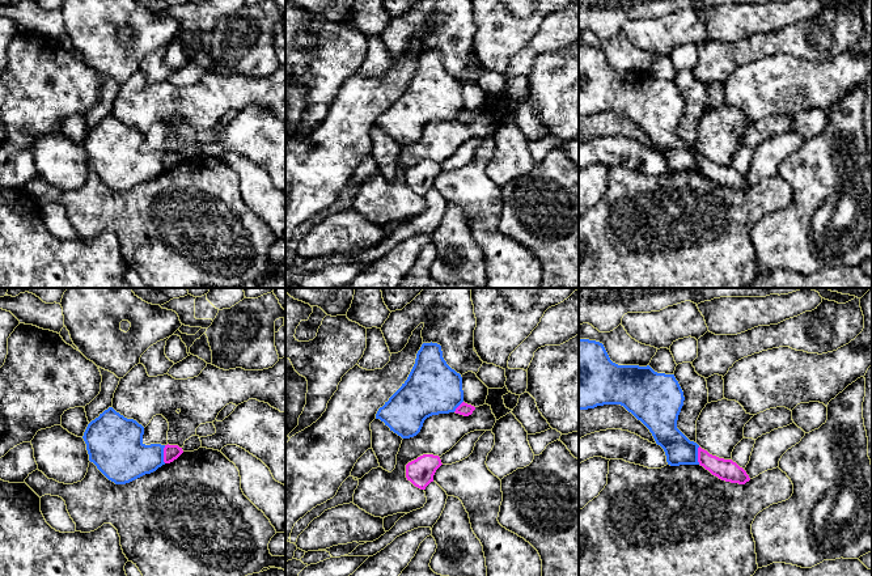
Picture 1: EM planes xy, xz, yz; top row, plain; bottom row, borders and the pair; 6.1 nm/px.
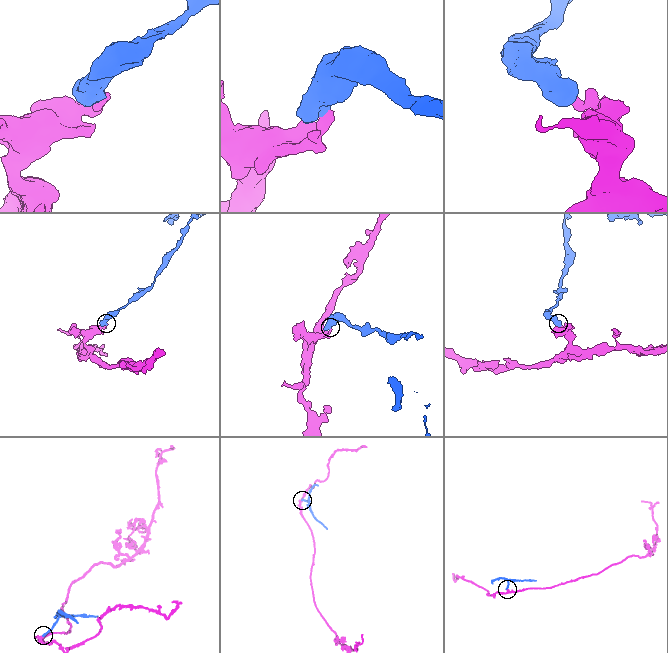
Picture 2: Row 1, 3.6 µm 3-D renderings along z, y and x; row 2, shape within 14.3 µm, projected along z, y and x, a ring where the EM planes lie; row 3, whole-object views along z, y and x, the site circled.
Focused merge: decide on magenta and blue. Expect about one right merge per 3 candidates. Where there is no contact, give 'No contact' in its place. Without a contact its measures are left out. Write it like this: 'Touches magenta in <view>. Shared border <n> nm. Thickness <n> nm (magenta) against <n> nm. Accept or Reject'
Touches magenta in xy. Shared border 110 nm. Thickness 100 nm (magenta) against 300 nm. Reject

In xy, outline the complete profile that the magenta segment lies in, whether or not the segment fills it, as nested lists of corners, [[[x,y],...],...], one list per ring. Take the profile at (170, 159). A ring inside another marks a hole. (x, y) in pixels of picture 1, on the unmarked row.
[[[165,152],[164,154],[164,169],[170,170],[183,160],[178,152]]]

